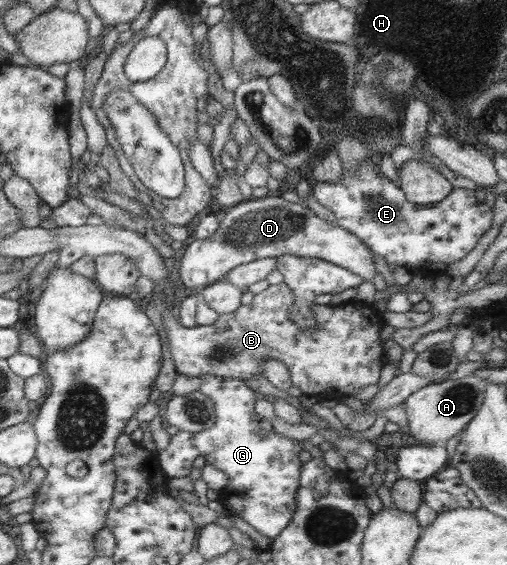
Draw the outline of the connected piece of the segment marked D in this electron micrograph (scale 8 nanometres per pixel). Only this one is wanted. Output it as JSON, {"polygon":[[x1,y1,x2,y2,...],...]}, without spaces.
{"polygon":[[280,196,243,200,223,214,219,229,211,237,189,239,177,255,178,279,193,292,217,282,236,265,282,255,317,257,346,268,362,281,371,281,376,272,371,253,352,233,319,219,309,208,287,203]]}

